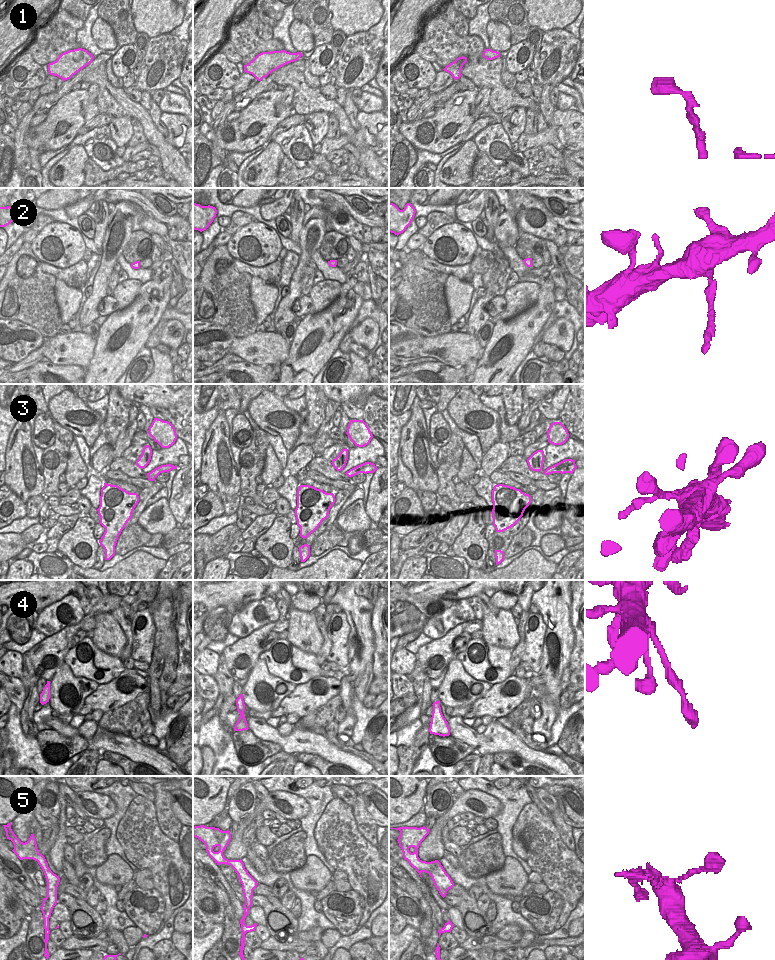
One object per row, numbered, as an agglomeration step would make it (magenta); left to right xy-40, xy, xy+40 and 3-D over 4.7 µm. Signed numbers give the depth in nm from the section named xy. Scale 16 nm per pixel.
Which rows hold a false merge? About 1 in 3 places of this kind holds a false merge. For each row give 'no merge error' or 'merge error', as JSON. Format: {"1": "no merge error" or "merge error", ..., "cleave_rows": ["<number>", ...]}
{"1": "no merge error", "2": "merge error", "3": "no merge error", "4": "no merge error", "5": "no merge error", "cleave_rows": ["2"]}

